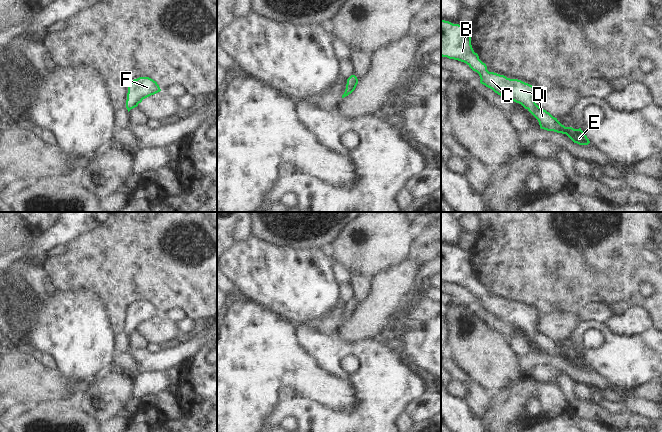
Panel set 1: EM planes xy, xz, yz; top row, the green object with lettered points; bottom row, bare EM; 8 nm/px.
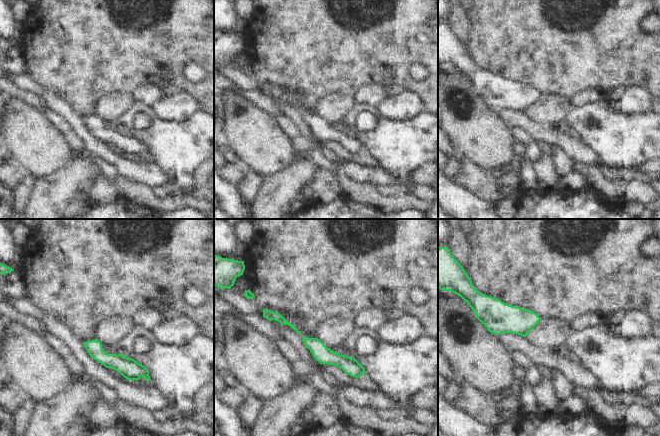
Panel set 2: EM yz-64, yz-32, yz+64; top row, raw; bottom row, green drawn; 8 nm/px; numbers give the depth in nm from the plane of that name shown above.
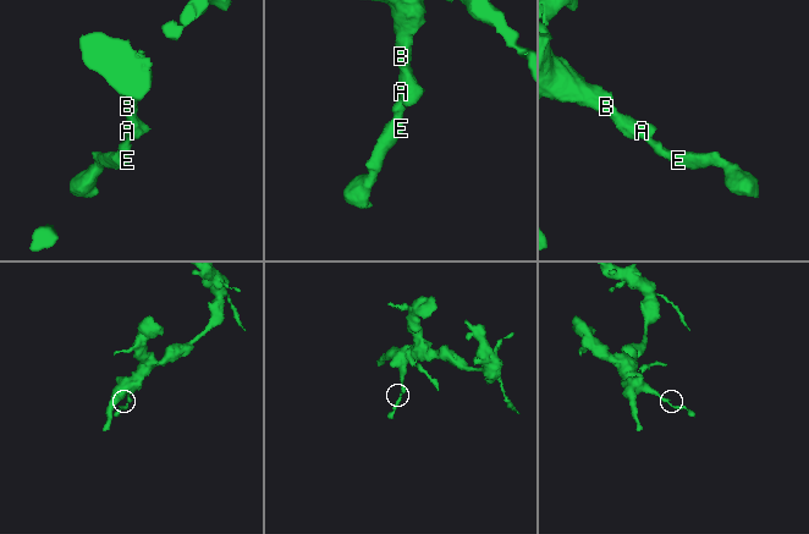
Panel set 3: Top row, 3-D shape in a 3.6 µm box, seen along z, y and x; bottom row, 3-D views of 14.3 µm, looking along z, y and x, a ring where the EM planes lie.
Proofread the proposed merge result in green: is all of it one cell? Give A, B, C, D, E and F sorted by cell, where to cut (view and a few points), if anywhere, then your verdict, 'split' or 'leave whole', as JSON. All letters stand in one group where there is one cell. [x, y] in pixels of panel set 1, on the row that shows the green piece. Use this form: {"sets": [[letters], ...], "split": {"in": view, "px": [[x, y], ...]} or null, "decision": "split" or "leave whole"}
{"sets": [["A", "B", "C", "D", "E", "F"]], "split": null, "decision": "leave whole"}

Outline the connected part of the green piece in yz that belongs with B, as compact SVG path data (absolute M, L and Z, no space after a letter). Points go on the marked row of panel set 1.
M441 20L441 56L466 63L480 76L480 83L492 89L501 97L521 104L539 122L540 128L566 134L574 143L588 145L589 139L579 129L565 127L557 118L539 107L534 98L534 87L518 79L489 72L471 45L471 29L449 21Z

